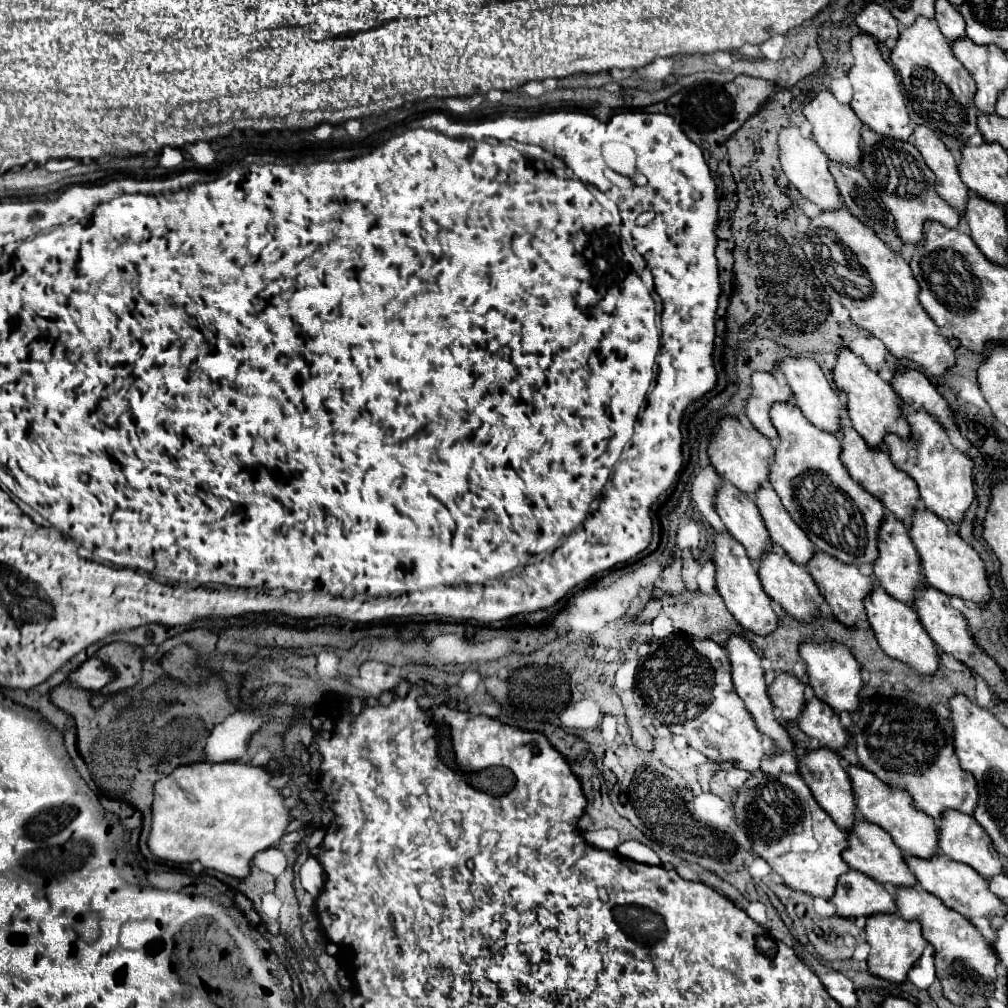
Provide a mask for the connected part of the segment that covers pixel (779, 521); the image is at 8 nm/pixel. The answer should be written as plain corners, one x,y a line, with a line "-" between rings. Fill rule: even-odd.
760,486
756,494
752,494
752,498
766,524
766,530
770,532
772,542
782,546
790,554
790,558
794,558
794,562
798,564
808,562
810,556
814,554
814,546
810,538
806,538
806,534
786,514
774,490
770,486

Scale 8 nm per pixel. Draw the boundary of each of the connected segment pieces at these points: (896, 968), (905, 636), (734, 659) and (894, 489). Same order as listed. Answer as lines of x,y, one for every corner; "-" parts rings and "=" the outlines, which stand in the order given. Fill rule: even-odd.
872,914
866,922
866,940
870,944
868,954
868,966
870,972
876,976
882,976
892,982
906,980
906,972
914,966
914,962
922,956
922,950
926,948
926,938
922,938
922,928
918,922
908,922
900,918
898,914
=
874,582
874,588
870,590
870,594
864,600
864,610
868,616
868,622
876,634
878,644
882,646
882,650
900,660
906,662
908,666
916,668
922,676
930,676
938,670
938,648
934,644
934,640
928,636
928,632
924,630
916,610
896,598
890,598
890,594
886,594
886,590
882,590
882,586
878,582
=
730,636
728,642
726,642
726,652
728,652
728,658
732,662
732,682
734,682
734,688
738,692
738,696
746,702
746,708
750,710
750,714
754,716
756,720
756,726
760,728
762,734
766,734
768,738
774,740
774,744
786,752
792,752
792,740
790,736
786,734
786,730
782,728
780,720
774,716
774,706
766,694
766,682
764,682
764,670
760,666
760,654
752,648
752,644
742,638
742,636
=
842,426
842,464
846,466
846,470
850,472
850,476
860,482
870,494
874,494
876,498
880,498
884,502
884,506
902,522
908,522
916,502
918,502
918,490
914,486
914,480
902,472
900,468
896,468
888,456
886,450
882,448
870,448
866,444
866,440
862,440
862,436
852,428
852,426

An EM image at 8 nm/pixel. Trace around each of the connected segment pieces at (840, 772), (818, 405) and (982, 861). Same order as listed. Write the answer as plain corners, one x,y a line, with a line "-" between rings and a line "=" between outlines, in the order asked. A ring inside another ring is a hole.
818,748
818,750
804,752
804,756
798,758
798,774
802,776
802,780
812,790
816,802
830,814
830,818
842,830
848,830
856,822
858,814
856,814
856,802
854,802
850,778
846,774
846,770
840,766
840,758
838,758
836,752
832,752
828,748
=
782,358
776,362
776,370
780,374
784,374
788,386
792,388
794,394
794,402
798,404
798,408
802,410
802,414
820,430
828,430
828,432
838,432
840,426
844,424
844,418
840,414
840,398
838,394
832,390
832,386
828,384
824,372
820,370
818,362
814,358
=
946,810
942,812
942,818
938,818
938,848
942,854
946,854
948,858
956,860
956,862
962,862
962,864
968,864
972,866
980,876
984,878
990,878
990,876
996,876
996,874
1002,874
1002,858
1000,854
994,850
992,846
992,840
990,836
982,830
982,826
978,826
978,822
974,820
974,816
968,816
968,814
962,814
958,810
-
976,824
976,834
968,834
972,830
972,826

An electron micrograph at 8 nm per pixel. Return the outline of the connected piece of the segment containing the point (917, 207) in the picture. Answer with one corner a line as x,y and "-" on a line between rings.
862,126
862,162
860,168
874,190
880,194
882,202
890,210
896,222
896,234
900,240
916,244
922,238
922,224
924,220
938,220
946,228
956,228
960,222
958,210
948,206
946,200
938,196
934,190
934,172
918,154
912,142
900,142
896,138
888,138
876,134
868,126

